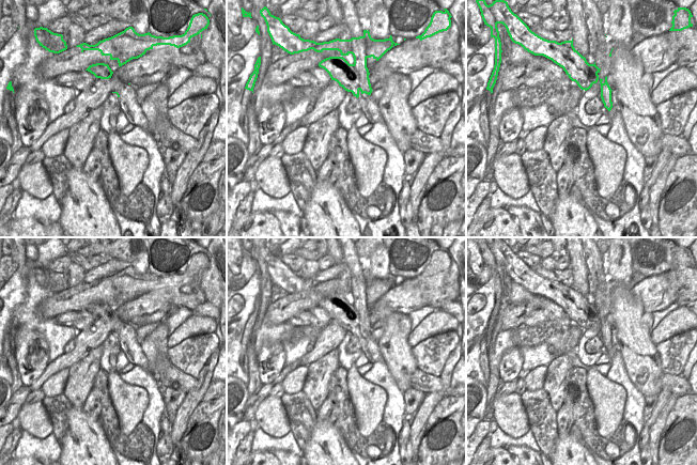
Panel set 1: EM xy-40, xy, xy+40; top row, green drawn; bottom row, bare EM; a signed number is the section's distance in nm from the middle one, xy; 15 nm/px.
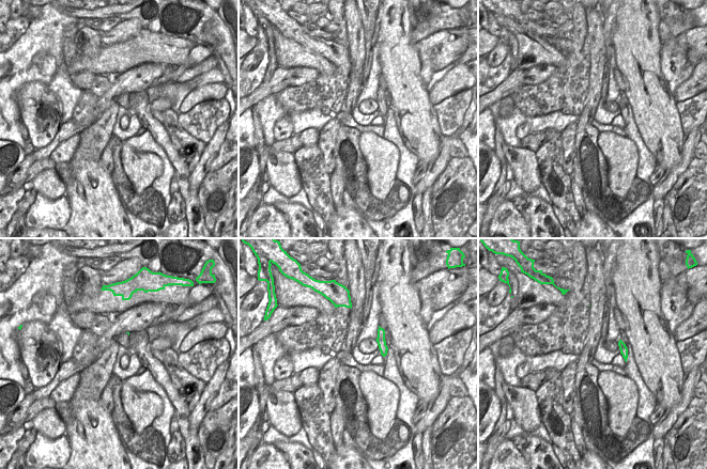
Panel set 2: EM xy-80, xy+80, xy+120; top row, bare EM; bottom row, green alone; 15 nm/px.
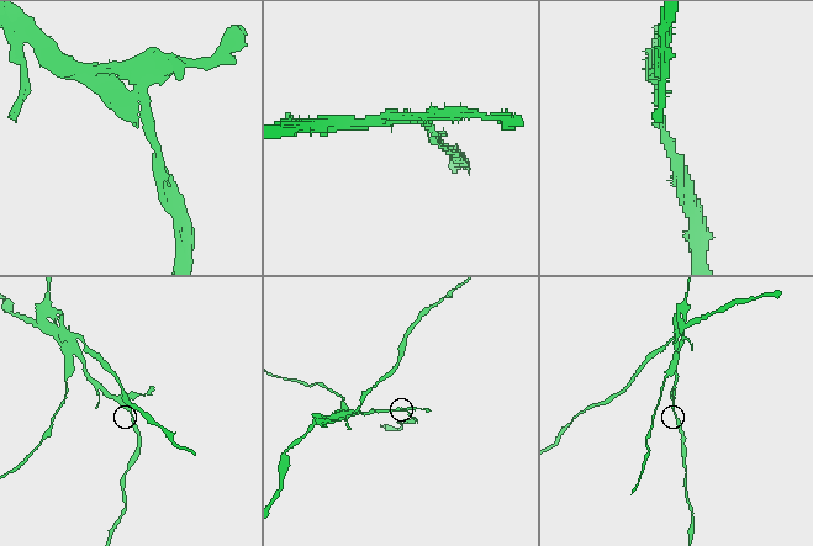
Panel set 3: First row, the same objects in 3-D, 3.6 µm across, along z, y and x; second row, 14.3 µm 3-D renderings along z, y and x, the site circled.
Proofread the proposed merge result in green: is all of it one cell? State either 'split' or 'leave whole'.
split

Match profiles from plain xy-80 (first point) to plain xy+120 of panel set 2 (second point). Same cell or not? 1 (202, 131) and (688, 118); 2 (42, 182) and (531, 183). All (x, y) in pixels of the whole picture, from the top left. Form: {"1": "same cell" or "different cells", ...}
{"1": "same cell", "2": "same cell"}

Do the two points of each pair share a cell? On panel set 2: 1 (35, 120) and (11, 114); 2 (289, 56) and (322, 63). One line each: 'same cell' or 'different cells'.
1: different cells
2: same cell

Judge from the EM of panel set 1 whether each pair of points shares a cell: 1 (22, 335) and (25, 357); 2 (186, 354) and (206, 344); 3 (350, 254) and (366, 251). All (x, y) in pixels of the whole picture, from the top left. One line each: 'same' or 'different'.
1: same
2: same
3: different

